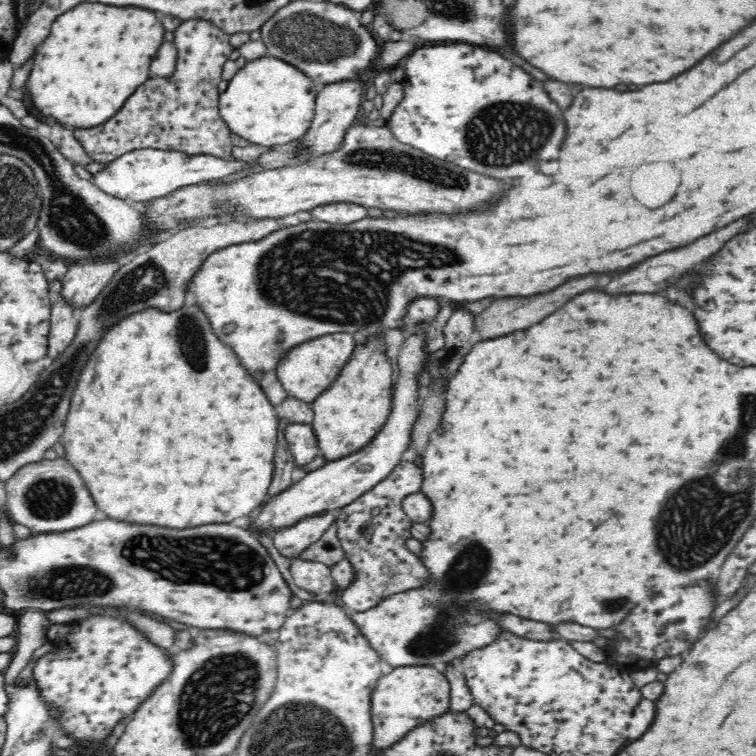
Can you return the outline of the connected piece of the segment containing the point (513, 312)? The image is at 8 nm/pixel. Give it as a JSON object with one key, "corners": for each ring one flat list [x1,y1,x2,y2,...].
{"corners":[[588,274,588,276,582,276,582,278,572,278,570,282,564,282,562,286,556,286,552,292,536,294,534,298,502,298,502,300,496,300,484,312,475,316,475,331,486,340,510,334,514,330,530,328,534,322,540,322,542,318,546,318,546,314,552,314,554,310,558,310,558,306,564,306,564,302,568,302,570,298,594,288,596,282,598,282,598,274]]}

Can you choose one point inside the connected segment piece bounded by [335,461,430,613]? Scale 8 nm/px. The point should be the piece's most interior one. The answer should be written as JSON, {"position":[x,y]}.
{"position":[372,530]}

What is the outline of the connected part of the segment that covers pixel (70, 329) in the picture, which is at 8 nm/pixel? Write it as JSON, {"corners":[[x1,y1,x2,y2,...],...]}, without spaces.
{"corners":[[54,296,48,336,48,360,50,363,62,358,66,348,74,342,74,338,78,334,78,327,77,312,72,310,66,301,62,301,62,297]]}

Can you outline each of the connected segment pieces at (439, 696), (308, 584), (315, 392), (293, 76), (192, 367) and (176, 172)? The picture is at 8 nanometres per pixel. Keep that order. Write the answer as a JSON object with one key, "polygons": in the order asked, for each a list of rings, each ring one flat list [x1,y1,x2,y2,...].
{"polygons":[[[432,666,398,667,389,674,383,674,371,694,372,748,384,749,396,744,414,726,432,720,434,716,446,712,450,706,450,683,440,668]],[[290,558,290,572,298,588,306,590,315,597,328,597,334,592,333,576,328,565,300,558]],[[330,334,324,338,316,338,314,342,304,342,302,346,290,350,290,354,286,354,286,358,276,364,278,380,282,382,288,397,313,403,335,382,342,367,350,361,354,344,356,342,350,334]],[[266,55,246,61,245,66,229,81,226,90,220,93,220,114,232,133,245,138,251,144,271,148,278,144,288,144,306,134,314,120,317,93,318,86,314,88,314,82,305,72,282,59]],[[188,300,180,308,180,316,174,316,170,312,162,312,155,306,148,306,150,310,140,310,140,314,132,314,128,318,122,318,118,324,110,326,102,336,102,342,96,346,96,350,89,357,86,366,82,368,82,374,78,378,78,386,72,396,72,406,68,412,65,429,59,442,65,448,65,458,74,465,74,469,82,474,96,506,106,512,106,516,112,516,116,520,126,520,134,524,156,524,166,528,194,528,208,522,232,522,240,516,250,514,256,506,264,504,264,498,268,494,272,472,274,472,274,452,276,452,276,440,278,440,278,414,274,406,270,404,268,396,260,388,260,384,246,372,246,368,234,358,234,350,230,350,226,344,222,344,206,314,196,304,190,304]],[[146,147,131,150,93,174,92,181,100,190,122,200,146,202,171,195,183,186,198,185,207,180,218,180,228,174,244,170,246,163,234,159,224,161,210,155,186,155,182,151,164,151]]]}

